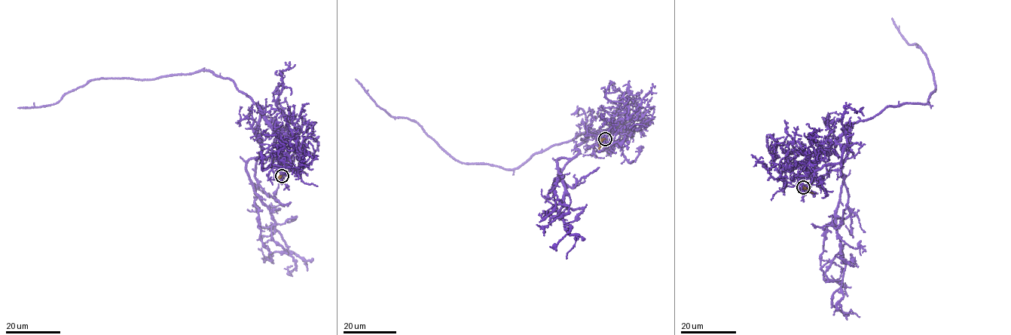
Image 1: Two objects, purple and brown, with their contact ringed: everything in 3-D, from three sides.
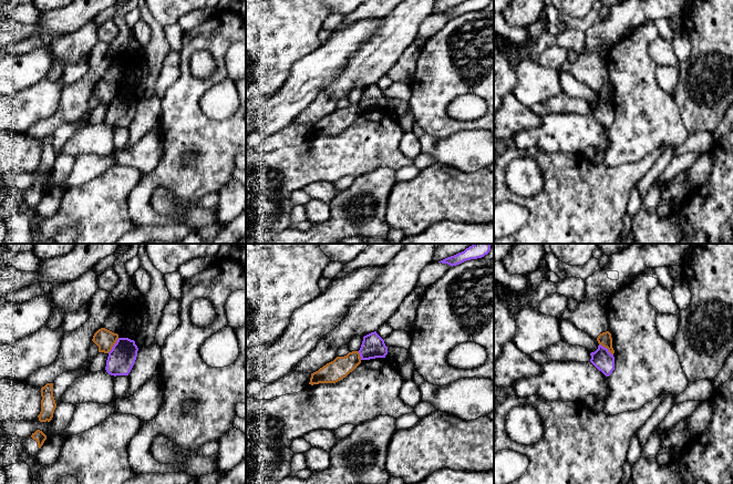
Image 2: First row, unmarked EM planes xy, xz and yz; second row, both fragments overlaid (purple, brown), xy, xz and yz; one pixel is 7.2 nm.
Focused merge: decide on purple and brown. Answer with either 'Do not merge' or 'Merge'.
Do not merge

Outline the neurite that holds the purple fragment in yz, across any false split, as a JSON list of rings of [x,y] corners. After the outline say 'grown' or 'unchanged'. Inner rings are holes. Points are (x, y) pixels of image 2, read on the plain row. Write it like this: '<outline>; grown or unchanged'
[[[599,96],[598,101],[595,104],[591,104],[590,107],[590,114],[606,128],[609,128],[612,125],[615,122],[615,109],[607,100]]]; unchanged

